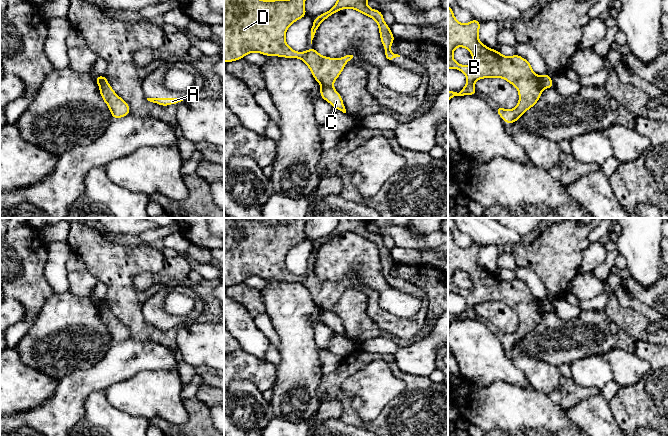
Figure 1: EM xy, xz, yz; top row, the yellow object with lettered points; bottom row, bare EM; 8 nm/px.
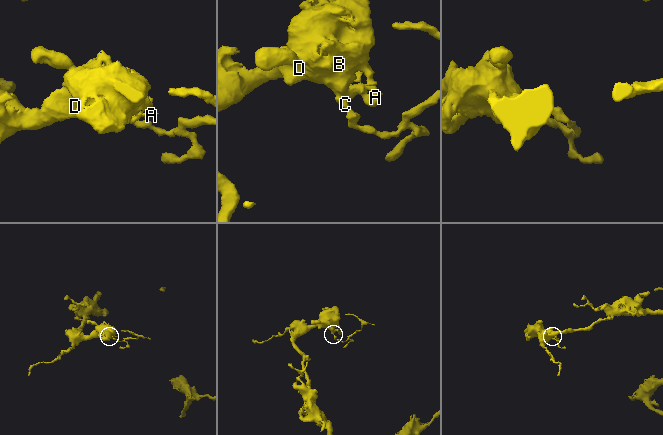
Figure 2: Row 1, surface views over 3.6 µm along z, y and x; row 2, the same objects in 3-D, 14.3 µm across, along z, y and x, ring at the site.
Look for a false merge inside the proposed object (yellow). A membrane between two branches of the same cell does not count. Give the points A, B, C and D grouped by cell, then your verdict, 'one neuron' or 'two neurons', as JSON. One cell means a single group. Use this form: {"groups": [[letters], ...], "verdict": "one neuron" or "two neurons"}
{"groups": [["A", "B", "D"], ["C"]], "verdict": "two neurons"}

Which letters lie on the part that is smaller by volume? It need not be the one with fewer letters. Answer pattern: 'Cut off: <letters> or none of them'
Cut off: C

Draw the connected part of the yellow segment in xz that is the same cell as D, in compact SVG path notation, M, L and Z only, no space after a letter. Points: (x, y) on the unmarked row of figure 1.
M249 218L224 219L224 286L229 287L231 285L243 283L245 279L253 276L259 276L266 280L273 279L286 282L298 282L308 289L314 303L322 311L332 311L335 304L343 295L346 287L353 282L353 279L346 279L334 283L320 279L312 271L301 277L291 273L285 265L285 258L289 250L307 239L304 226L308 219L309 218L296 218L291 223L274 223L271 225L262 224Z

